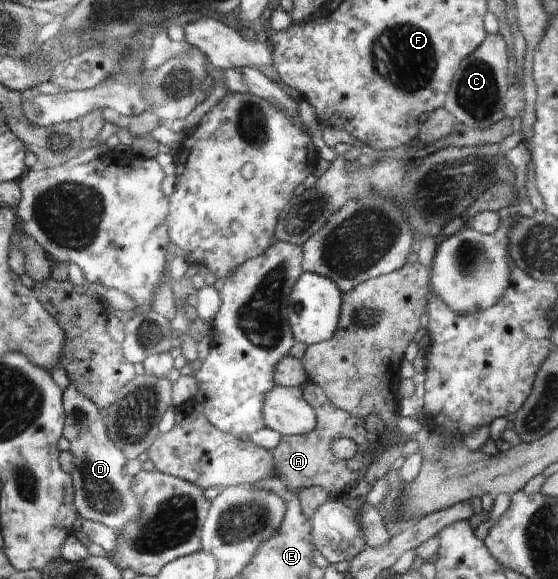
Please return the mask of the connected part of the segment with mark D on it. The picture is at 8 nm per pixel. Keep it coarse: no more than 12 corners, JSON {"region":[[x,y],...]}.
{"region":[[69,383],[78,512],[116,534],[141,515],[99,408]]}

